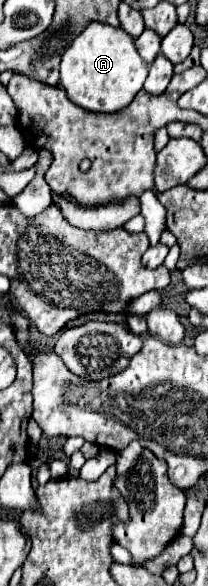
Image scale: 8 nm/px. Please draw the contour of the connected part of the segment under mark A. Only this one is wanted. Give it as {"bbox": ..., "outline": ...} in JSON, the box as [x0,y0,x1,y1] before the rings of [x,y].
{"bbox":[60,23,148,113],"outline":[[[94,23],[88,25],[88,29],[84,29],[84,33],[66,49],[60,75],[60,87],[68,93],[72,103],[92,113],[118,113],[130,105],[142,89],[148,75],[148,63],[138,57],[134,39],[124,33],[122,27]]]}

